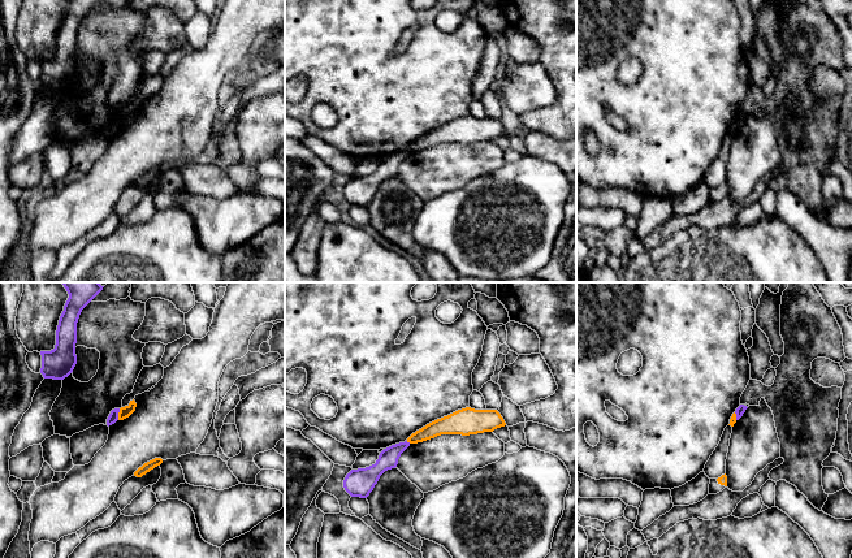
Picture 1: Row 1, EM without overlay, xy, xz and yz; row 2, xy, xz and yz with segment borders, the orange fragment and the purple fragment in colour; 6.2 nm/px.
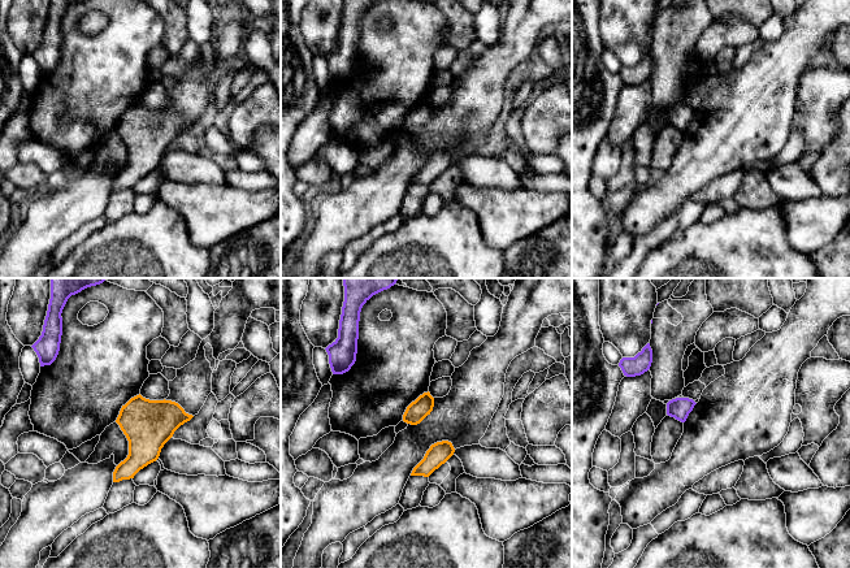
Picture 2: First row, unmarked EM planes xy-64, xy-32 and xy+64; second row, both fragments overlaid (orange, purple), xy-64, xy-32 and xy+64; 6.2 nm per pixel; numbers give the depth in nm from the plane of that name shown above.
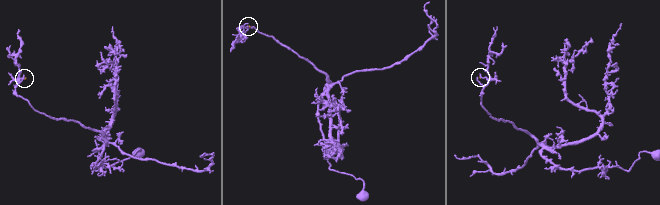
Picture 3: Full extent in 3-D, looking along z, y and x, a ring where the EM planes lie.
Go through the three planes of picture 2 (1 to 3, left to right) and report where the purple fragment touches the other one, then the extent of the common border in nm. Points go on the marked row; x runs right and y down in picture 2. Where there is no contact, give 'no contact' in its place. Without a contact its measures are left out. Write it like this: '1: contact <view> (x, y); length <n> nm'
1: no contact
2: no contact
3: no contact

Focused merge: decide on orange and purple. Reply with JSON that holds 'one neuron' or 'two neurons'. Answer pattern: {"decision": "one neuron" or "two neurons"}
{"decision": "two neurons"}

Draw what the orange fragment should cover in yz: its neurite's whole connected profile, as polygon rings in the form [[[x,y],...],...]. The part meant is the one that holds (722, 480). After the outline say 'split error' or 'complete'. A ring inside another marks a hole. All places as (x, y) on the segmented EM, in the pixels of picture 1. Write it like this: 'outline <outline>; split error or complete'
outline [[[726,473],[718,479],[710,479],[709,494],[717,494],[717,493],[722,492],[726,486],[727,486]]]; split error

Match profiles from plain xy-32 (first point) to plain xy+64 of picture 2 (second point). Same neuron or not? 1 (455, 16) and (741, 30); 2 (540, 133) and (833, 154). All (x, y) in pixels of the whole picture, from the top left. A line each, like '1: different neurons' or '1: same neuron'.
1: same neuron
2: same neuron

